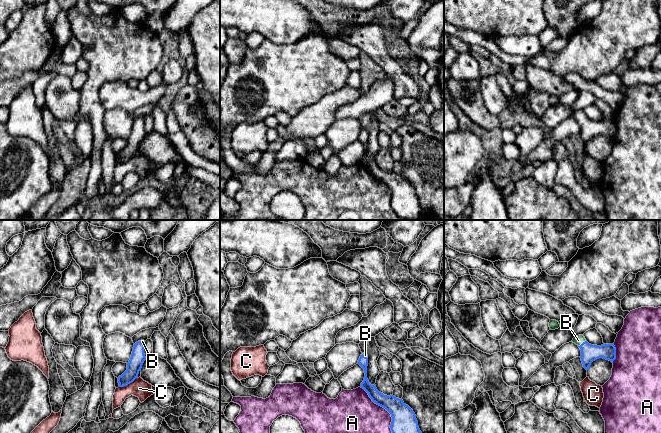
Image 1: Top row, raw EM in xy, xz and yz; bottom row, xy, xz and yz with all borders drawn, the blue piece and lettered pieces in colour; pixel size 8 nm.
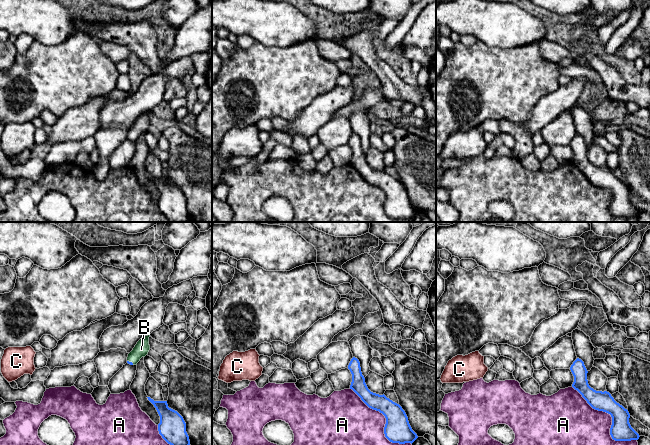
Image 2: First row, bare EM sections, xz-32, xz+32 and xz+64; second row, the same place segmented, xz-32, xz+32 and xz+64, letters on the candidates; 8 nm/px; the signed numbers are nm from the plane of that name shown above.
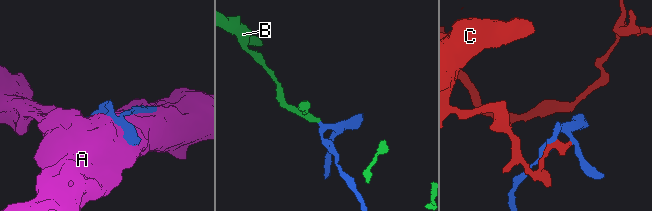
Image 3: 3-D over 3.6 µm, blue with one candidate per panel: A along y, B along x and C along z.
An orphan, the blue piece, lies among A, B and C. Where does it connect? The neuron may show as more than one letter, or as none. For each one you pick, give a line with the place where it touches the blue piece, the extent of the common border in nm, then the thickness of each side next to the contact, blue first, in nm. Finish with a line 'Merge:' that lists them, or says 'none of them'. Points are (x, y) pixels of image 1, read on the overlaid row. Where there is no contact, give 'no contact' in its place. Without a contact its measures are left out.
B: meets blue in yz at (582, 343); contact 80 nm long; 140 nm thick on the blue side, 80 nm on the other
Merge: B

